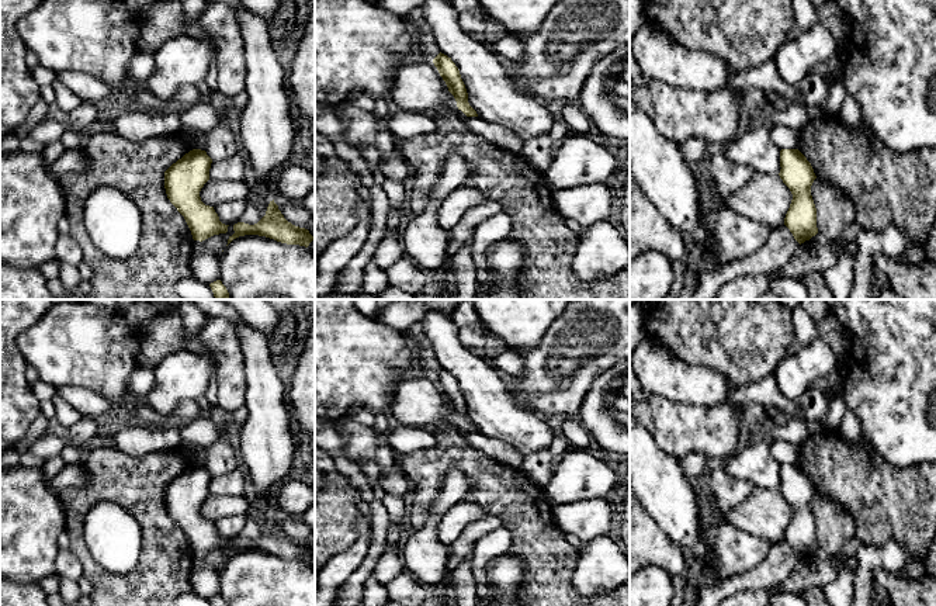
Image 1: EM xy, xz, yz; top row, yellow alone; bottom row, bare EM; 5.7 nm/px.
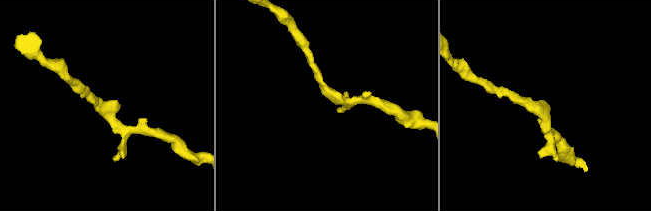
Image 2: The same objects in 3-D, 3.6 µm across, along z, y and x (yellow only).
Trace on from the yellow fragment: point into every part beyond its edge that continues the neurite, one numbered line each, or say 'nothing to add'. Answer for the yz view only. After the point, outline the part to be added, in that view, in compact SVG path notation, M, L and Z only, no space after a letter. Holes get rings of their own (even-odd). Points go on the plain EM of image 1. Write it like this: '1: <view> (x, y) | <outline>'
nothing to add

